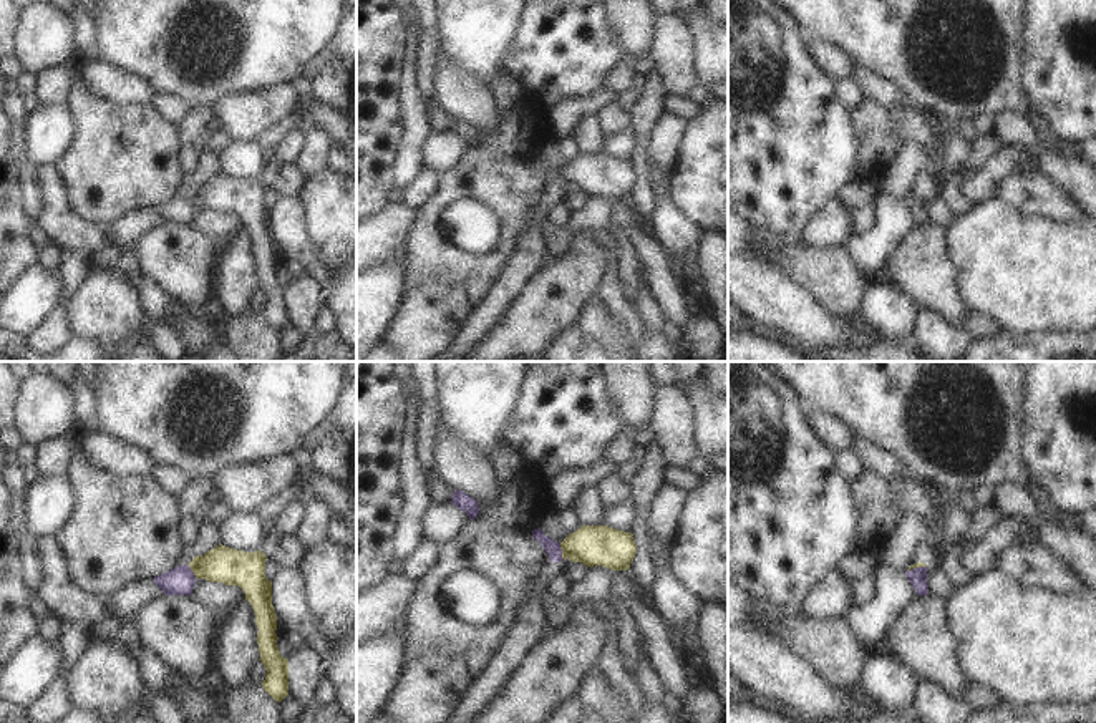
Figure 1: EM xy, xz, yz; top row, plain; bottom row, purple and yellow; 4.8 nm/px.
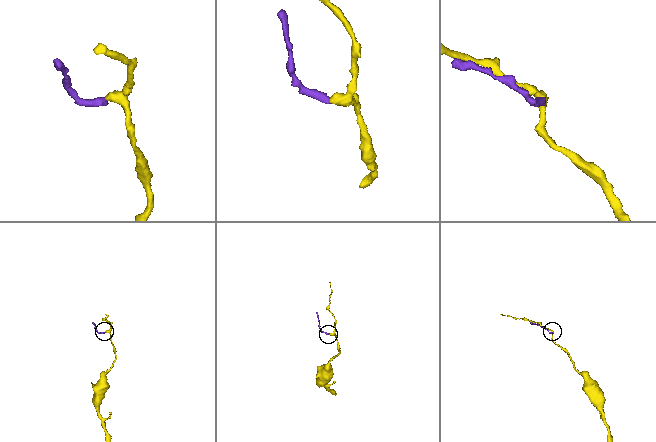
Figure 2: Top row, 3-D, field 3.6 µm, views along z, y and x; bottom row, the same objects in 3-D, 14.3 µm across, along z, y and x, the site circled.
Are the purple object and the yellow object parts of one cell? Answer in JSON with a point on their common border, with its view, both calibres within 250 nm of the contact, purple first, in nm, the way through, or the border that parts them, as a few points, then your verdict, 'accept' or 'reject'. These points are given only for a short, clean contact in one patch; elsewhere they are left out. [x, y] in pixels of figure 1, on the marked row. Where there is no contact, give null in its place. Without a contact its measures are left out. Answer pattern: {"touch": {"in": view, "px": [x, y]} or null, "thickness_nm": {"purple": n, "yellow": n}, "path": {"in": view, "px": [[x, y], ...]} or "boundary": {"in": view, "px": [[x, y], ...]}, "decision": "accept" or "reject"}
{"touch": {"in": "xy", "px": [191, 571]}, "thickness_nm": {"purple": 140, "yellow": 180}, "path": {"in": "xy", "px": [[179, 581], [191, 571], [206, 566], [229, 566]]}, "decision": "accept"}

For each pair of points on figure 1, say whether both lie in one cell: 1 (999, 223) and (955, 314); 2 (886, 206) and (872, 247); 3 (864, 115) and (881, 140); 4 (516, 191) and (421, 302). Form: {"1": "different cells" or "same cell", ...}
{"1": "different cells", "2": "same cell", "3": "same cell", "4": "same cell"}

